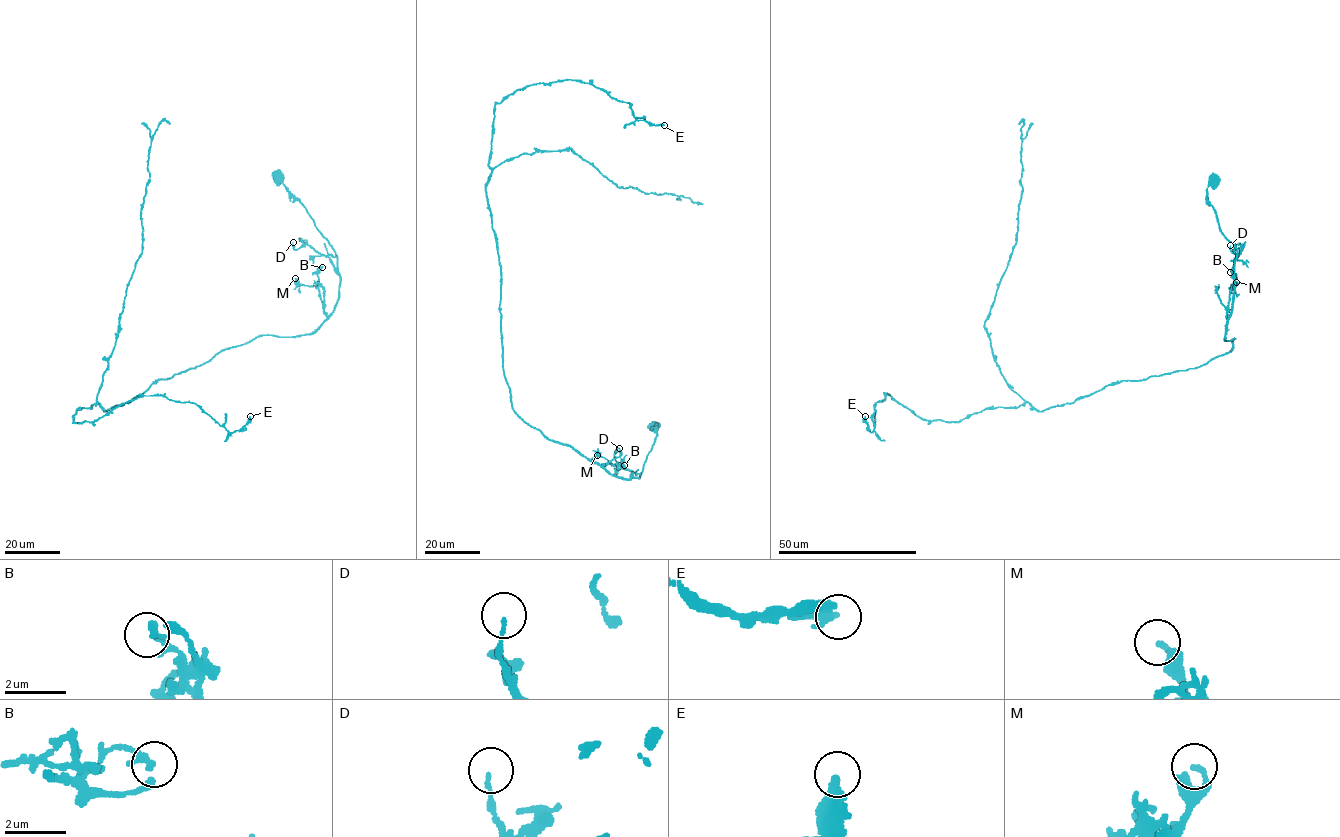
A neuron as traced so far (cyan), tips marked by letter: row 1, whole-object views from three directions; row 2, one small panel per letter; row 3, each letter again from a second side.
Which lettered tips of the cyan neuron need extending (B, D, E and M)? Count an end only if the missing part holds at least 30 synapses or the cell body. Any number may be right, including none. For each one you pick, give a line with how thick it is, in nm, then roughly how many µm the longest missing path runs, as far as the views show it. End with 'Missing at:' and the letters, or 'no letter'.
Missing at: no letter

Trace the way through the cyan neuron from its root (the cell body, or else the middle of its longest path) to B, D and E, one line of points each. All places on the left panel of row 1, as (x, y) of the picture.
B: (278, 177), (305, 207), (336, 256), (339, 298), (328, 316), (323, 312), (317, 272), (322, 267)
D: (278, 177), (305, 207), (332, 247), (337, 266), (307, 244), (295, 250), (293, 242)
E: (278, 177), (336, 256), (329, 318), (72, 417), (94, 422), (144, 396), (195, 403), (231, 433), (250, 416)

